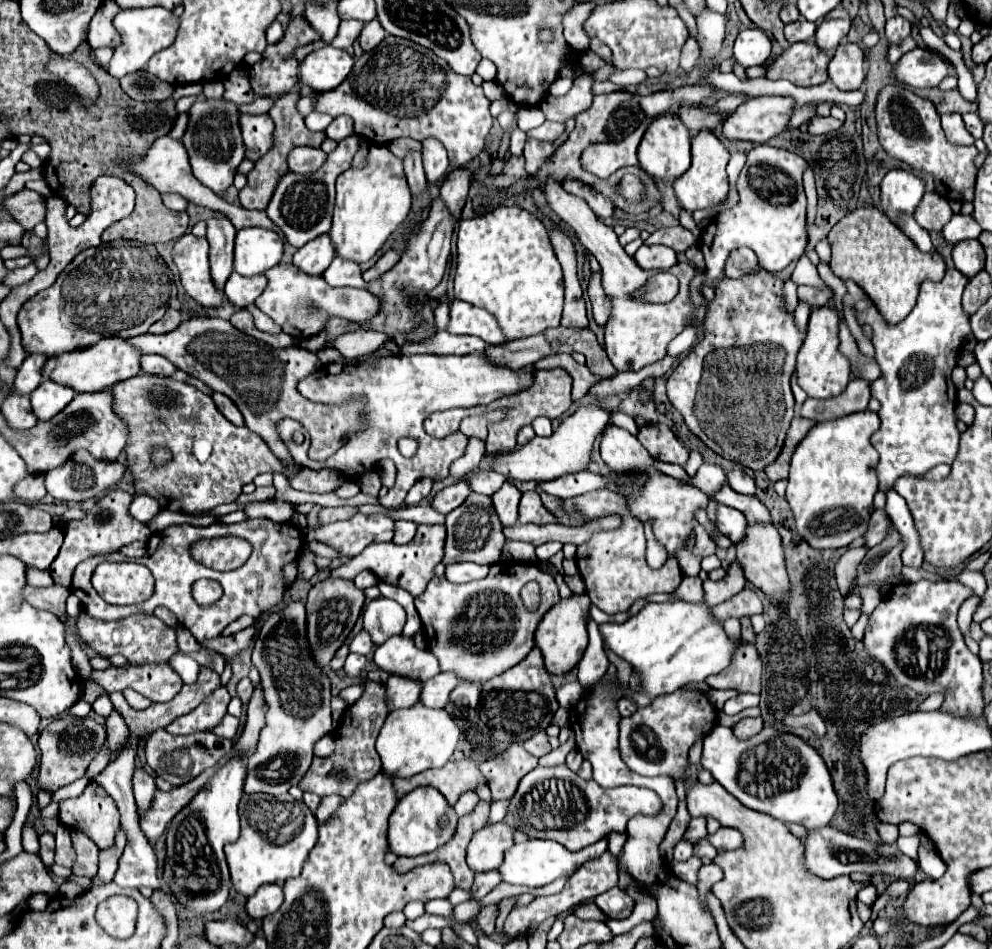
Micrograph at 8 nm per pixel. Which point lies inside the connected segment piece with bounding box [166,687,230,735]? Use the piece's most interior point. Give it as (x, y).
(209, 713)

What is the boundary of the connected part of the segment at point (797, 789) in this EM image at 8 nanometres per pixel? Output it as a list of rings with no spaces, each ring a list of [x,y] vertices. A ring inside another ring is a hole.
[[[716,725],[710,735],[704,737],[704,751],[702,751],[702,767],[708,769],[714,779],[730,793],[734,795],[744,807],[766,813],[782,823],[798,823],[804,825],[806,829],[818,829],[826,827],[836,813],[838,799],[834,793],[832,777],[822,761],[822,757],[806,745],[802,739],[790,733],[778,733],[774,727],[764,727],[758,735],[740,741],[734,735],[730,735],[730,727]]]

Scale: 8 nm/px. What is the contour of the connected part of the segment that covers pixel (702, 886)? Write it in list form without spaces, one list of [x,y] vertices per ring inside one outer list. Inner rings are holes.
[[[708,863],[708,865],[702,865],[702,869],[700,869],[700,873],[698,873],[698,879],[700,879],[700,881],[698,881],[698,891],[700,891],[700,897],[702,897],[702,901],[704,901],[706,891],[710,891],[714,883],[723,879],[723,871],[718,865]]]

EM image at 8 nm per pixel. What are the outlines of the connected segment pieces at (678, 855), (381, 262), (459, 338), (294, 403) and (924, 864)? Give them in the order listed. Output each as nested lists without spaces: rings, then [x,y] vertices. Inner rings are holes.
[[[686,839],[678,841],[674,847],[674,861],[686,861],[690,857],[692,857],[692,843]]]
[[[388,249],[388,251],[386,251],[386,253],[376,261],[376,265],[374,265],[374,267],[370,267],[370,269],[362,275],[362,279],[364,279],[366,283],[380,279],[386,271],[390,271],[390,269],[398,263],[398,259],[400,259],[400,253],[398,253],[398,251],[394,251],[394,249]]]
[[[438,331],[434,337],[424,341],[408,341],[400,347],[400,353],[404,355],[470,355],[470,353],[482,353],[486,349],[486,343],[480,337],[466,337],[466,335],[452,335],[448,331]]]
[[[190,317],[166,335],[144,333],[140,337],[130,337],[128,343],[138,351],[158,353],[166,357],[170,363],[174,363],[174,367],[192,377],[198,377],[212,391],[228,395],[244,415],[246,427],[258,433],[268,443],[272,453],[286,463],[294,461],[276,433],[276,423],[284,417],[296,419],[308,429],[308,433],[312,435],[310,457],[316,461],[324,461],[326,457],[334,455],[360,427],[358,403],[344,403],[338,407],[322,405],[308,401],[298,393],[298,381],[308,377],[316,369],[316,365],[320,365],[318,357],[304,347],[292,345],[284,349],[274,349],[268,343],[238,331],[230,325],[230,321],[216,317]]]
[[[922,845],[918,847],[918,865],[930,879],[938,879],[946,871],[946,865],[940,859],[940,855],[936,851],[926,851],[926,847]]]

